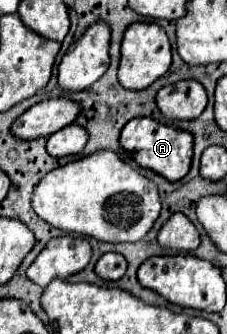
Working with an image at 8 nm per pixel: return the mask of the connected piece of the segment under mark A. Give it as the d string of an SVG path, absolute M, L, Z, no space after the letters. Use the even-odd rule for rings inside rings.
M141 117L141 119L131 119L123 131L121 131L121 149L129 153L129 157L145 167L155 171L157 175L165 177L167 181L181 181L191 165L191 157L193 157L193 135L187 131L179 131L167 125L161 125L153 119Z

